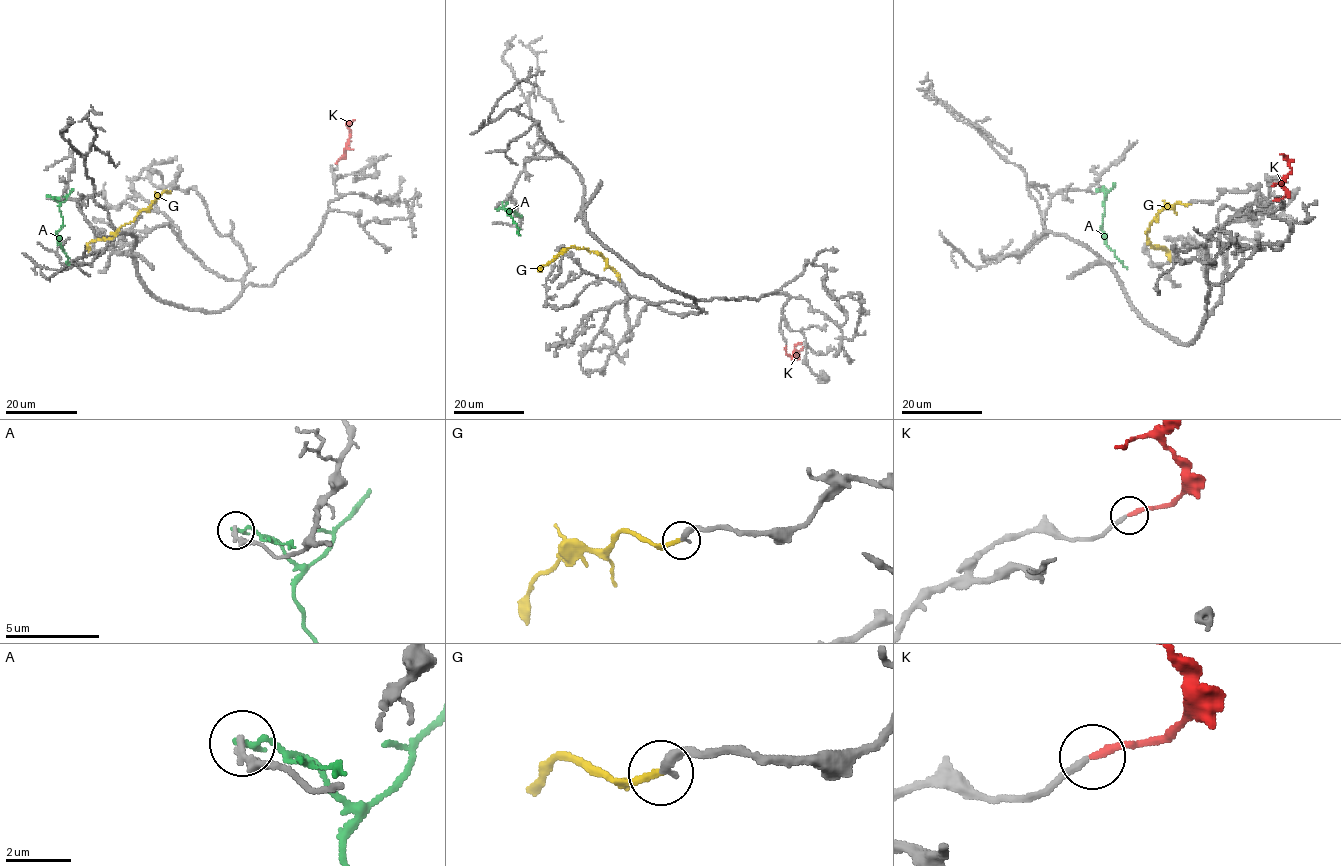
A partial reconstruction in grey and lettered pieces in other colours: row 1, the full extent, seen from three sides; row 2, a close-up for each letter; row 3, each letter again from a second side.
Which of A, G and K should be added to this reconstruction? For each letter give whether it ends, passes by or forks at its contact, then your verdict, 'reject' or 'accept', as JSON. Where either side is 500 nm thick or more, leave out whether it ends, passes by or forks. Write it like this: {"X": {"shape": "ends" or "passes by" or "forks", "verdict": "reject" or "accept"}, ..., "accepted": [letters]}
{"A": {"shape": "ends", "verdict": "reject"}, "G": {"shape": "ends", "verdict": "reject"}, "K": {"shape": "ends", "verdict": "accept"}, "accepted": ["K"]}

